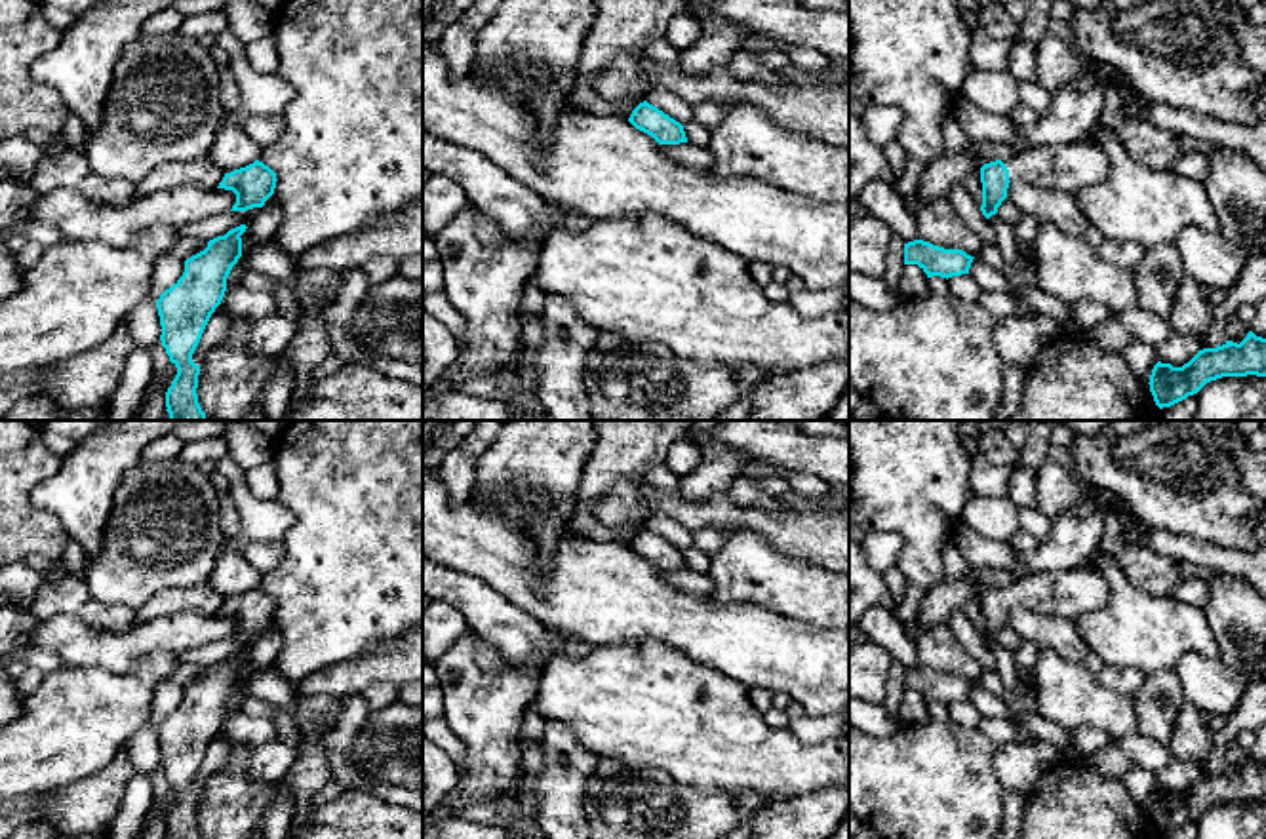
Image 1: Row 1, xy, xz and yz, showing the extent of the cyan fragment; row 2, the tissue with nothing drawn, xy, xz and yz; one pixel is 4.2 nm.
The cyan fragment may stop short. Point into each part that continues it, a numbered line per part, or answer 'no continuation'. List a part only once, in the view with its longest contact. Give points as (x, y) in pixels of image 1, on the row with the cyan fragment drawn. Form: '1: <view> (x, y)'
1: yz (1072, 166)

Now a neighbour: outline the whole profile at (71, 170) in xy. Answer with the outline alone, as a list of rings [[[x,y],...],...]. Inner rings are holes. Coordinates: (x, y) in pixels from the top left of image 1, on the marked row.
[[[63,146],[59,154],[44,156],[29,185],[38,196],[70,188],[93,202],[112,207],[124,207],[137,196],[135,183],[97,175],[84,148],[76,150],[69,146]]]

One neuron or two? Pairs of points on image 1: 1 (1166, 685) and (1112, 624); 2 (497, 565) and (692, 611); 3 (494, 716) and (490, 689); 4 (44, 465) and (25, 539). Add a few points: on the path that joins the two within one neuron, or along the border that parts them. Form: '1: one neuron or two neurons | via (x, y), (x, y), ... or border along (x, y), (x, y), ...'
1: two neurons | border along (1173, 668), (1156, 668), (1147, 674)
2: one neuron | via (545, 590), (602, 592), (644, 607)
3: one neuron | via (490, 710), (490, 695)
4: one neuron | via (25, 484), (21, 487), (21, 520)

